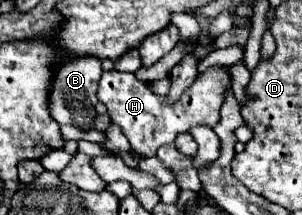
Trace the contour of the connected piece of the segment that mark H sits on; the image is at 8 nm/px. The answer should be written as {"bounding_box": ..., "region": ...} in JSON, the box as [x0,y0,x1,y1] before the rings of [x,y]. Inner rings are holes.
{"bounding_box":[98,66,230,156],"region":[[[212,66],[204,74],[198,74],[194,84],[180,96],[178,102],[168,106],[164,96],[154,94],[148,88],[148,82],[142,82],[132,72],[110,70],[100,78],[98,100],[106,104],[112,124],[122,128],[122,134],[128,138],[132,150],[140,156],[154,156],[156,150],[164,144],[172,144],[174,138],[182,132],[188,132],[196,124],[214,126],[218,122],[218,112],[224,102],[224,88],[230,84],[228,68]]]}

